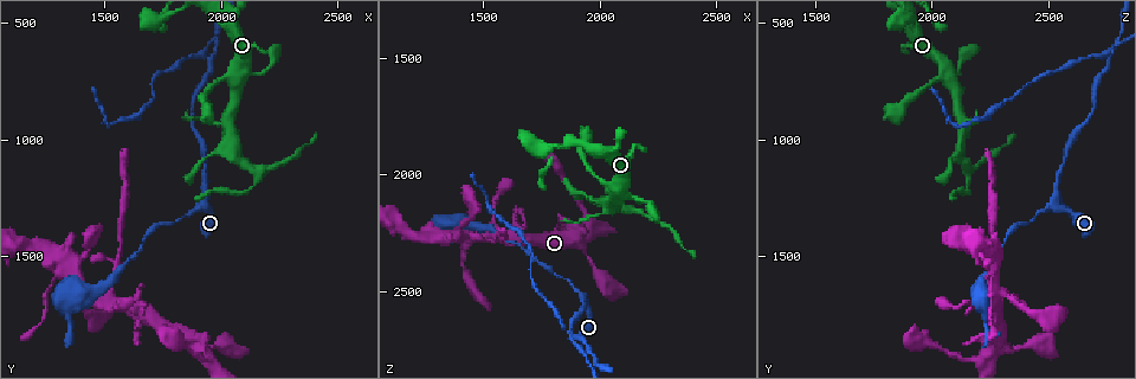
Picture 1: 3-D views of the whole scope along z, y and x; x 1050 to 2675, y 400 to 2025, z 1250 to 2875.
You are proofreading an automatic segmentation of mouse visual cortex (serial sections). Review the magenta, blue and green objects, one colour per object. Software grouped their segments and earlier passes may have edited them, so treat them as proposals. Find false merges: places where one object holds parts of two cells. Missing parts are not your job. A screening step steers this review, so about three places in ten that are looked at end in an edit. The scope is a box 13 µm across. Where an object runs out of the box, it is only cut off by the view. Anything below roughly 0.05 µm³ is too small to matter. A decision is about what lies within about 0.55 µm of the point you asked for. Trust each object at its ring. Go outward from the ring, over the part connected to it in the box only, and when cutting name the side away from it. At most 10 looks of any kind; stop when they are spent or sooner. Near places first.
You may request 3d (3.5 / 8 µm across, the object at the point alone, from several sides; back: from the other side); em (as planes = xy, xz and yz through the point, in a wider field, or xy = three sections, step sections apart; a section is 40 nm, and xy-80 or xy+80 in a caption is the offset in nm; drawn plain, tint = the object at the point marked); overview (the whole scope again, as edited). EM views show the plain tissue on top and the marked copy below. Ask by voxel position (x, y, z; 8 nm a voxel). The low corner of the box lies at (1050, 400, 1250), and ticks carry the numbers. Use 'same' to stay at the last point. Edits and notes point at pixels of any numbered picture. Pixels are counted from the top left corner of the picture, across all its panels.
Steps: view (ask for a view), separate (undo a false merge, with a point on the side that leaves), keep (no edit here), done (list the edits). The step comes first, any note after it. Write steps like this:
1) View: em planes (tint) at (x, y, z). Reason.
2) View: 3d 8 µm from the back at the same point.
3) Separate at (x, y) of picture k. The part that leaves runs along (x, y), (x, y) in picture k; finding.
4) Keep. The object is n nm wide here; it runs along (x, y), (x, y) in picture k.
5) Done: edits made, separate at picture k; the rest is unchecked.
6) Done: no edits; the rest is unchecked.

View: 3d 8 µm at (1930, 1290, 2530). Three arms meet.

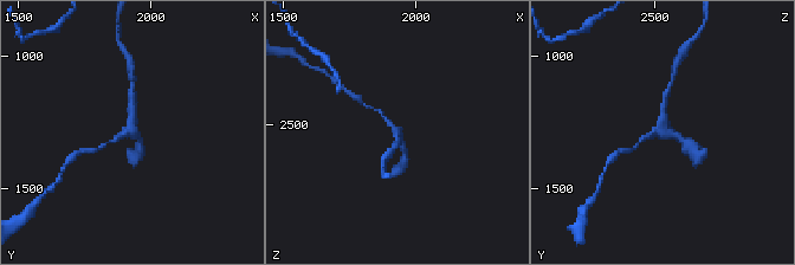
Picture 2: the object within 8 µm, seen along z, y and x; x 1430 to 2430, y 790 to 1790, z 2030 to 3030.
View: 3d 3.5 µm at (1940, 1290, 2530).

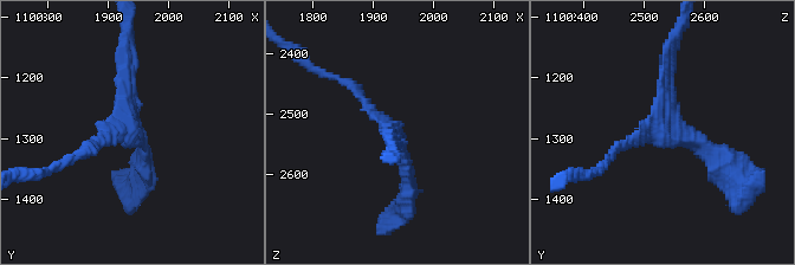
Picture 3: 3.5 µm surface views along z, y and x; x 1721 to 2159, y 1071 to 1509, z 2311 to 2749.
View: em planes (tint) at (1940, 1285, 2530). 3 arms meet here; the arms are 150, 150, 200 nm wide.

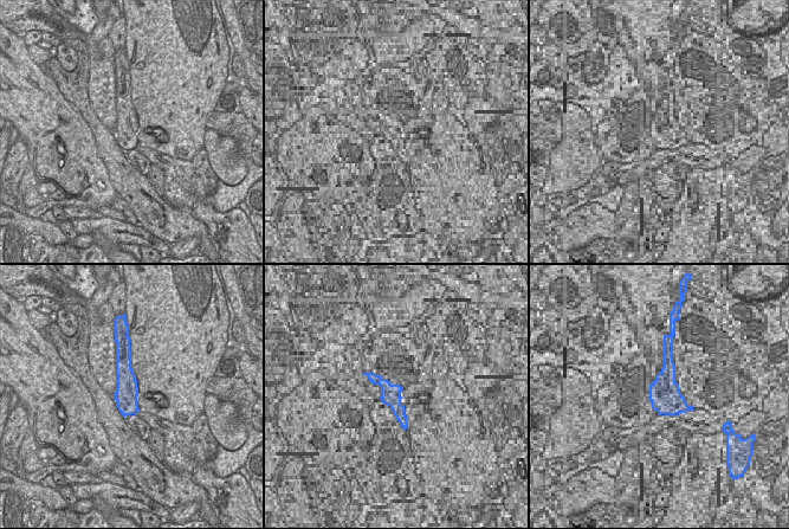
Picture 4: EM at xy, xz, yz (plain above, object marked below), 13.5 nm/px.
Keep. It runs along (408, 194), (394, 130), (343, 82) in picture 3; one cell here.

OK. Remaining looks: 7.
View: 3d 3.5 µm at (1540, 1700, 2150). Thin neck.

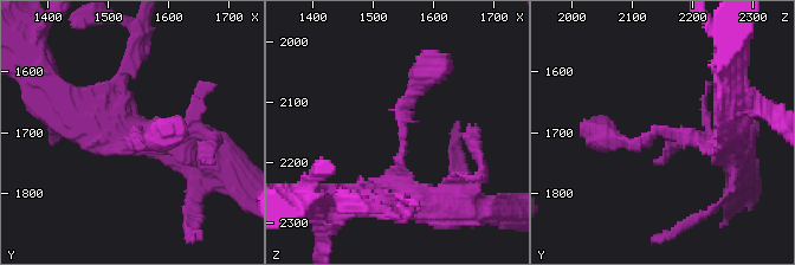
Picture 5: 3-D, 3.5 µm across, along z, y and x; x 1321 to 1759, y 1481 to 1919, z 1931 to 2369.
View: em xy step 2 (tint) at (1555, 1700, 2165). The arms are 200, 300 nm wide.

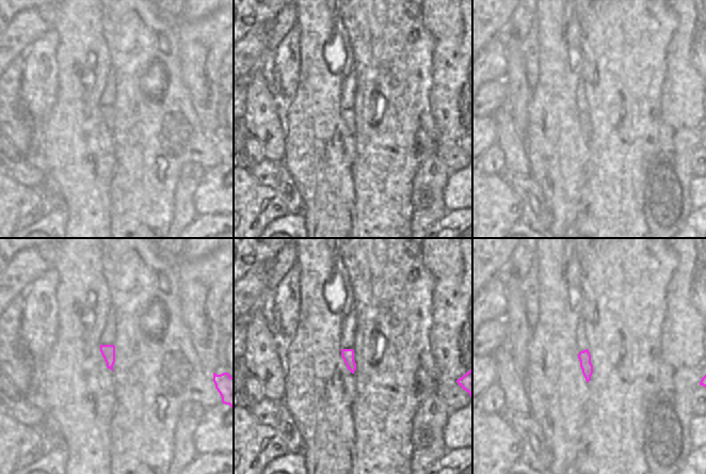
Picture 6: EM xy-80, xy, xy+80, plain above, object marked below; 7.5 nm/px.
Keep. It runs along (736, 135), (606, 139) in picture 5; continuous, no second cell.

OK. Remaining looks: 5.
View: 3d 3.5 µm at (1340, 1550, 2270).

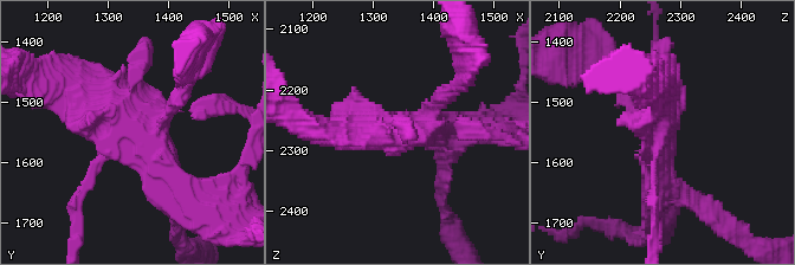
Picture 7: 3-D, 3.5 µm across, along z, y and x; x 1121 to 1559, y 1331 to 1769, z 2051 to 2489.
View: em xy step 3 (tint) at (1345, 1545, 2265). Now the EM.

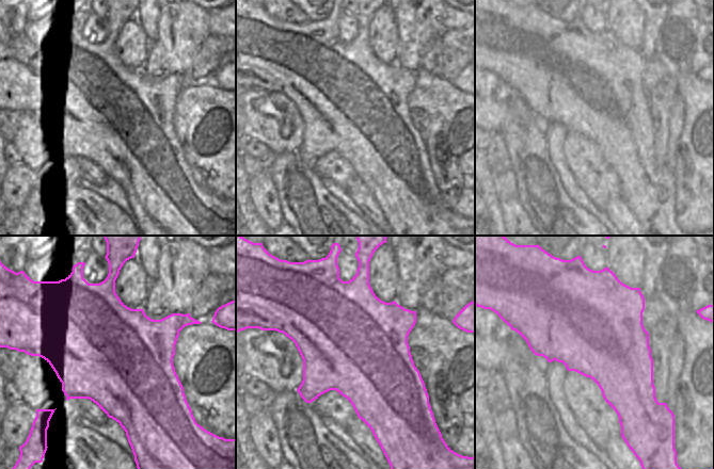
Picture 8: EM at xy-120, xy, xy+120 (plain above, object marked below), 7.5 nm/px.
Keep. All the same cell.

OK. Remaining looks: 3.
View: 3d 3.5 µm from the back at (2080, 670, 2050). Four arms meet.

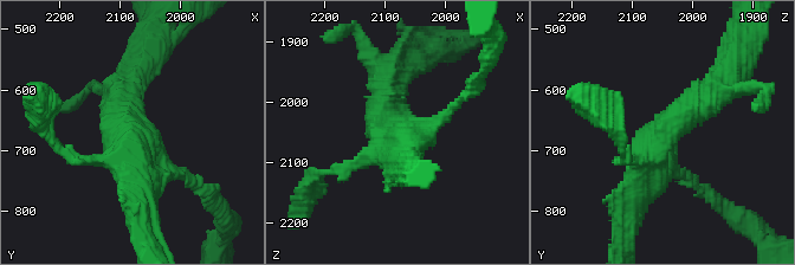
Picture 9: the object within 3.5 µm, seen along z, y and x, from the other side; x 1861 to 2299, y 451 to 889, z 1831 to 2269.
View: em xy step 2 (tint) at (2075, 675, 2060). 4 arms meet here; the arms are 200, 200, 400, 400 nm wide; need the tissue.

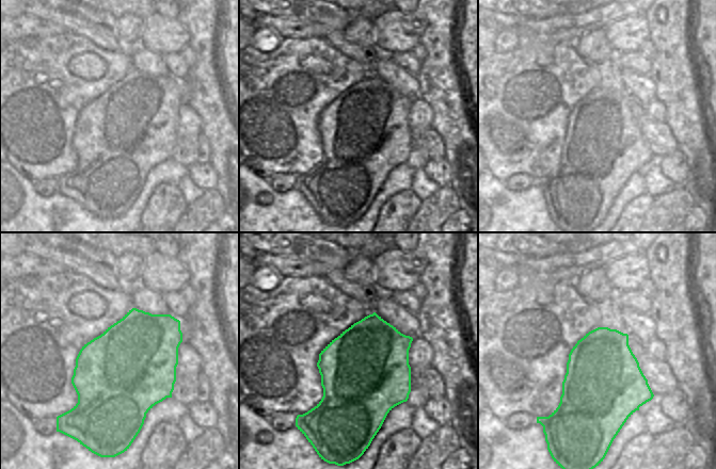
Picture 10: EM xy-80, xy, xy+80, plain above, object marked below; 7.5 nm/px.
View: em xy step 1 (tint) at the same point.

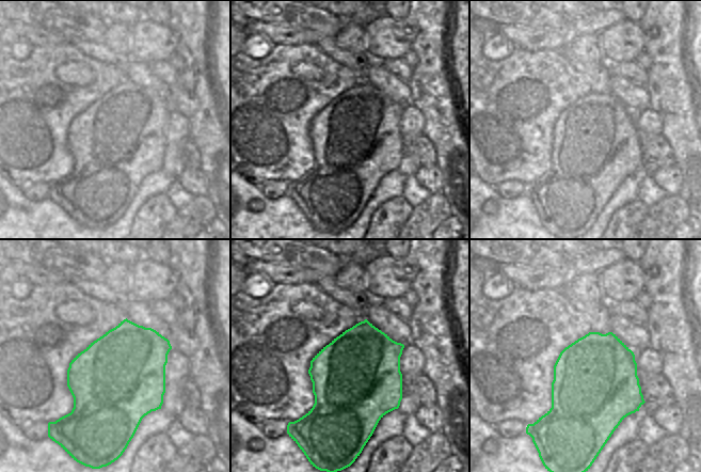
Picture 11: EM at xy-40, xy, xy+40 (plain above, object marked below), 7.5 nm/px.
Keep. All the same cell.

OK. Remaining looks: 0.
Done: no edits; the rest is unchecked.

